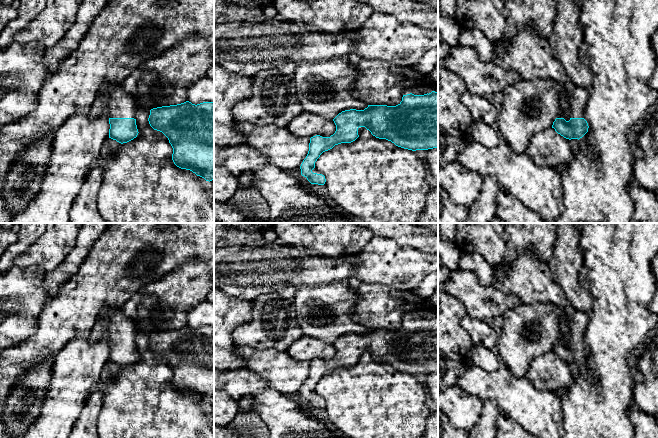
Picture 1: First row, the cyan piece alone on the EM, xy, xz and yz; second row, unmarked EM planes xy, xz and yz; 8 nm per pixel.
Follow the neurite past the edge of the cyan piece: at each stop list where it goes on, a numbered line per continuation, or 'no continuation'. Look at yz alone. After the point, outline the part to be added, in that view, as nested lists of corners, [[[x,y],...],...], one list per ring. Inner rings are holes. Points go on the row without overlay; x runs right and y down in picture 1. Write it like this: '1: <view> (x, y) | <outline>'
1: yz (574, 328) | [[[573,309],[567,320],[558,324],[559,335],[557,342],[564,342],[567,338],[570,342],[584,342],[584,334],[588,327],[589,314]]]

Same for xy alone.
1: xy (117, 327) | [[[111,309],[105,320],[96,320],[89,330],[88,336],[92,341],[106,339],[109,342],[134,342],[138,330],[135,321],[119,309]]]

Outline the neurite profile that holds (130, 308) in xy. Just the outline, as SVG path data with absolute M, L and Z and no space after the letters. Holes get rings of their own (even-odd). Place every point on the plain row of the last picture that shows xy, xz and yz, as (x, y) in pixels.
M192 259L134 294L119 310L136 322L139 304L150 296L157 300L159 312L172 314L170 318L158 320L156 327L160 331L177 329L188 325L187 314L206 299L213 287L214 279L208 264Z

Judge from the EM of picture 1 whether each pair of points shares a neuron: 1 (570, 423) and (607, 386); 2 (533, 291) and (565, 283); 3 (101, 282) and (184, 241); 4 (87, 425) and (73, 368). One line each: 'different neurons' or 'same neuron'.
1: same neuron
2: different neurons
3: same neuron
4: different neurons

